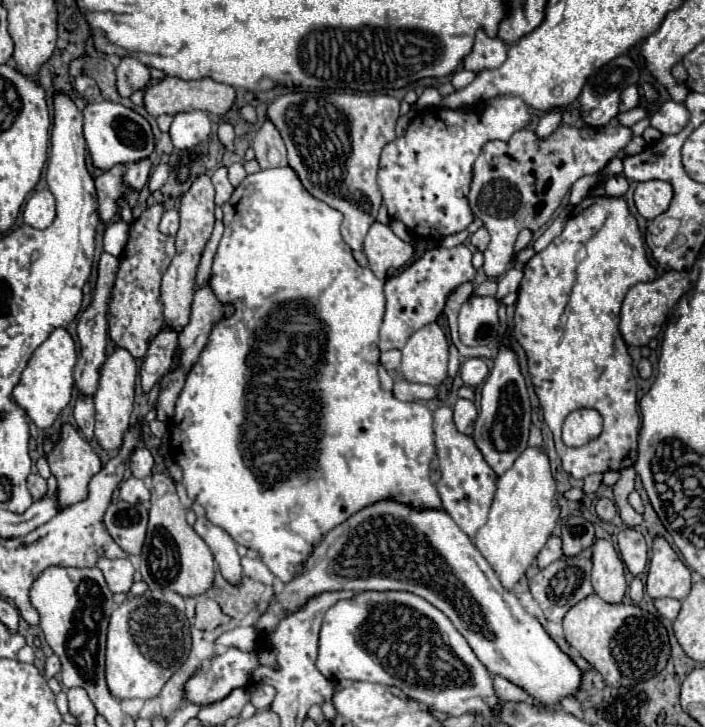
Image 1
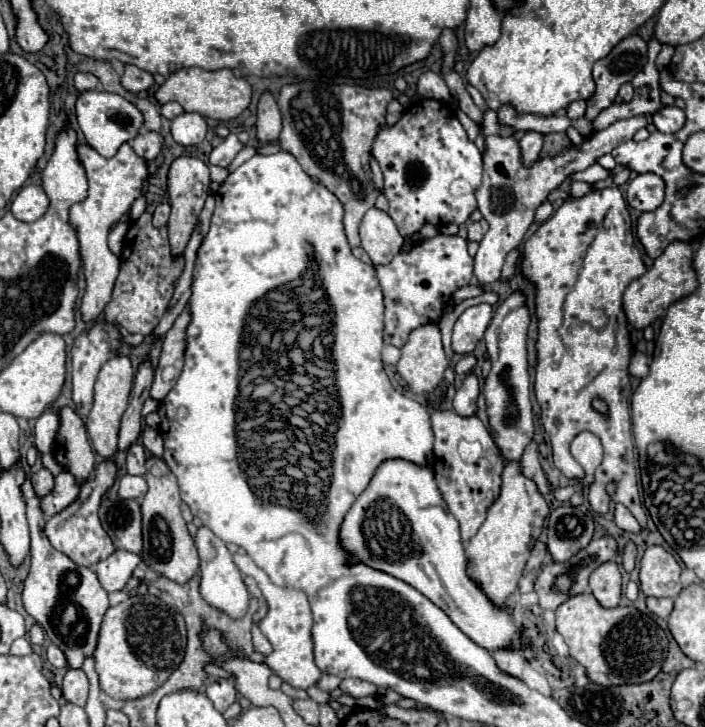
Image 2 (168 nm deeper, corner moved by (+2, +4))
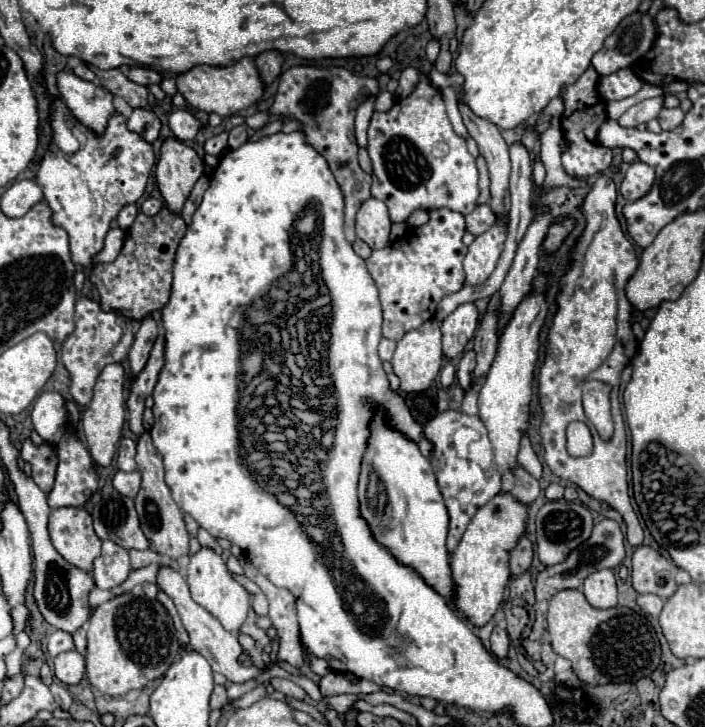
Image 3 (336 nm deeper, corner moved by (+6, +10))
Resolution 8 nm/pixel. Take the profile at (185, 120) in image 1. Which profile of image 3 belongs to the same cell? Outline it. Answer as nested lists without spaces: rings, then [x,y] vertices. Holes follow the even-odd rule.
[[[188,110],[172,112],[168,124],[170,124],[172,134],[178,140],[192,140],[198,134],[198,130],[200,130],[200,122]]]

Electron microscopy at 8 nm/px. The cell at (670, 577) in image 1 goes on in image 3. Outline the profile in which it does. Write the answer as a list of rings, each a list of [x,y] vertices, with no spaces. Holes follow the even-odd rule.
[[[638,546],[632,556],[632,586],[638,594],[658,594],[664,600],[670,598],[676,590],[676,582],[674,582],[676,572],[678,572],[678,566],[674,564],[674,560],[664,558],[652,546]]]

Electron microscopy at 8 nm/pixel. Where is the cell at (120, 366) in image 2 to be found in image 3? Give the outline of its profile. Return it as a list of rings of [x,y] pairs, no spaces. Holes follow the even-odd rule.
[[[108,364],[94,386],[94,396],[92,402],[84,408],[82,414],[82,428],[86,434],[86,442],[88,442],[88,450],[92,454],[92,458],[96,460],[96,464],[100,466],[108,466],[114,458],[116,446],[120,442],[122,436],[122,424],[124,424],[124,368],[122,364]]]

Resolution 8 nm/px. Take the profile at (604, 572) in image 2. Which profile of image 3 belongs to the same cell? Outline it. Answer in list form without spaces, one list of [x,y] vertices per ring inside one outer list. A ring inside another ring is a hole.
[[[610,568],[592,572],[584,582],[584,596],[594,608],[616,606],[616,576]]]

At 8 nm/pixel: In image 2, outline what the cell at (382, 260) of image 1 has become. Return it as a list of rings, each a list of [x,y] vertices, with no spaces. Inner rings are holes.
[[[370,208],[360,224],[362,248],[372,258],[372,264],[388,264],[402,248],[404,238],[400,236],[394,220],[388,212]]]

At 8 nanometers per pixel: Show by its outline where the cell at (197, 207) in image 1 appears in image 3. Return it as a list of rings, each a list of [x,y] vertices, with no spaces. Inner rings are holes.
[[[166,140],[156,164],[156,182],[170,212],[180,214],[194,184],[204,174],[204,160],[186,144]]]

